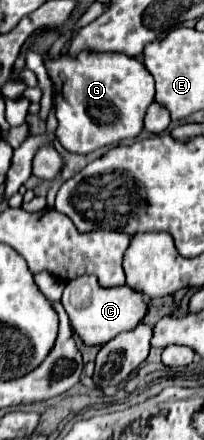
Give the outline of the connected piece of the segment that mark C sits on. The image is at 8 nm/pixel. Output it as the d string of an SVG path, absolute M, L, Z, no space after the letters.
M82 276L72 280L64 288L62 306L70 316L70 324L80 334L84 344L106 344L108 340L116 338L120 332L134 330L148 312L148 302L144 300L142 292L130 286L116 286L116 288L102 288L94 276Z

